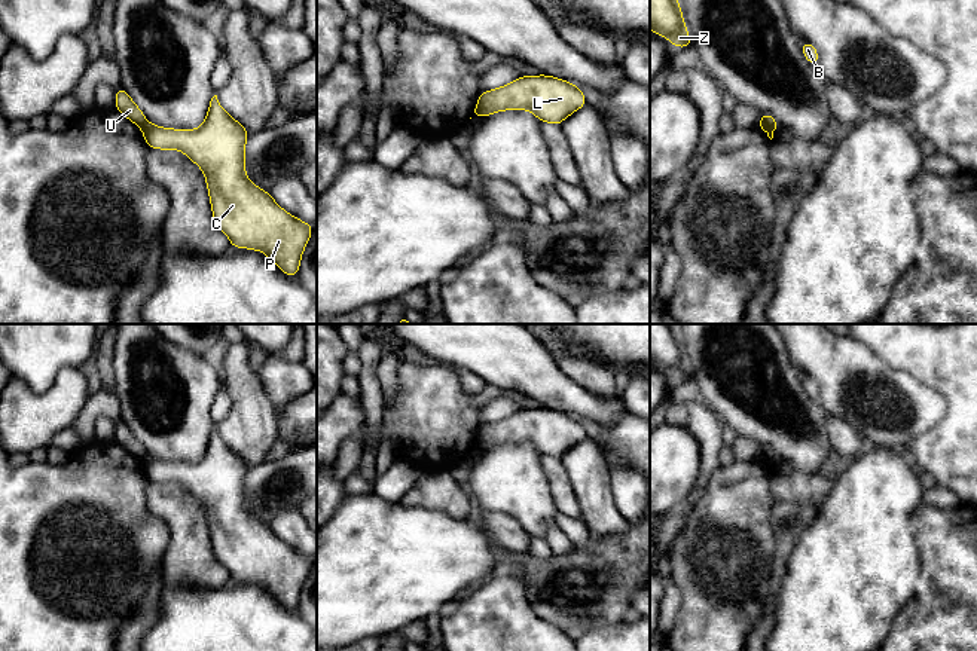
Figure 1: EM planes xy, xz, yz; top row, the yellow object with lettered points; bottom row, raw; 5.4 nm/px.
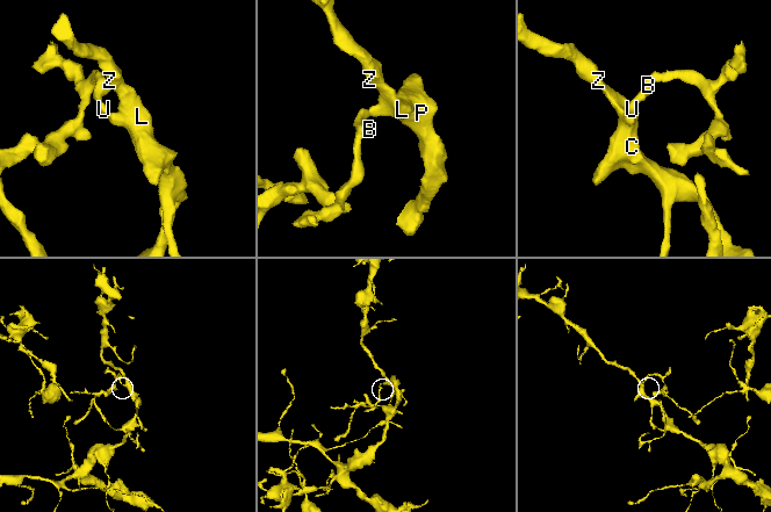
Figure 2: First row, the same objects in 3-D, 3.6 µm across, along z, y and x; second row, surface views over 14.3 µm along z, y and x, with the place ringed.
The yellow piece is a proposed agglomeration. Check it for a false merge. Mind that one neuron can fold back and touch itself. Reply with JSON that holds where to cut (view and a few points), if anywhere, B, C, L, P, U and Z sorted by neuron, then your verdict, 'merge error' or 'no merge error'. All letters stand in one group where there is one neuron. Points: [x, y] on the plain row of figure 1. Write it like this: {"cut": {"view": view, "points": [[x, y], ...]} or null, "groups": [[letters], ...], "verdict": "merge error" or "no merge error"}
{"cut": {"view": "xy", "points": [[146, 455], [142, 462]]}, "groups": [["B", "U"], ["C", "L", "P", "Z"]], "verdict": "merge error"}

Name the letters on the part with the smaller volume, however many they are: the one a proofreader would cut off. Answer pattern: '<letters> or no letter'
B, U

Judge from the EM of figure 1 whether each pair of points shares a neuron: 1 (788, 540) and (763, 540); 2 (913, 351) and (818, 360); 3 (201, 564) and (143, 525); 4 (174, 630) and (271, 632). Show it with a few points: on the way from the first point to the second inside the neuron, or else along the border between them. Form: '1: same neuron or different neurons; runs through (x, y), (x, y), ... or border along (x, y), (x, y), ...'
1: different neurons; border along (775, 504), (771, 513), (775, 556), (769, 574)
2: different neurons; border along (855, 339), (866, 344), (891, 366), (906, 372)
3: different neurons; border along (149, 512), (158, 516), (168, 531), (161, 564)
4: same neuron; runs through (198, 632), (247, 632)

